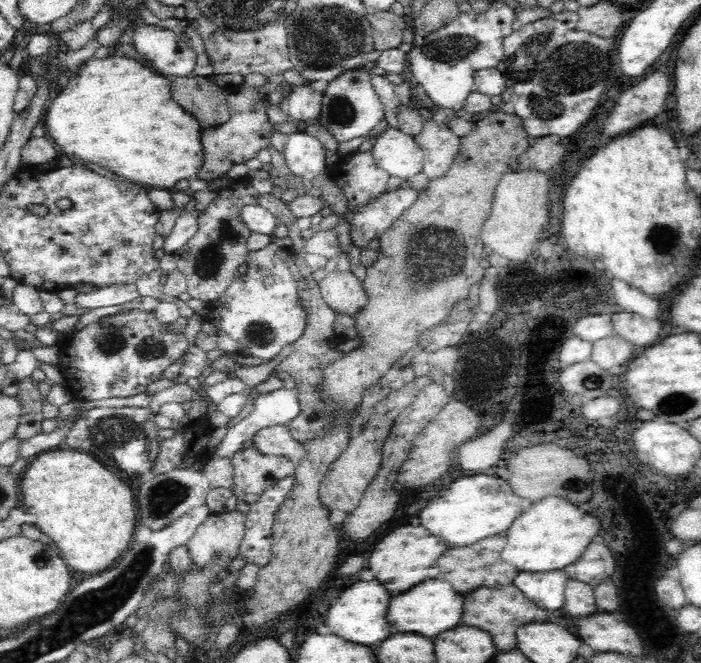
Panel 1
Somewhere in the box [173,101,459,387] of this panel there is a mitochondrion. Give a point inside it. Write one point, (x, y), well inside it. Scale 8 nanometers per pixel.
(210, 259)

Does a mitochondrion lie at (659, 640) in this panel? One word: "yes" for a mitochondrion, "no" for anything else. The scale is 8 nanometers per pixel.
no

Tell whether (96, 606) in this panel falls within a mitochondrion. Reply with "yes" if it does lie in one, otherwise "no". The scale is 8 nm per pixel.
yes

